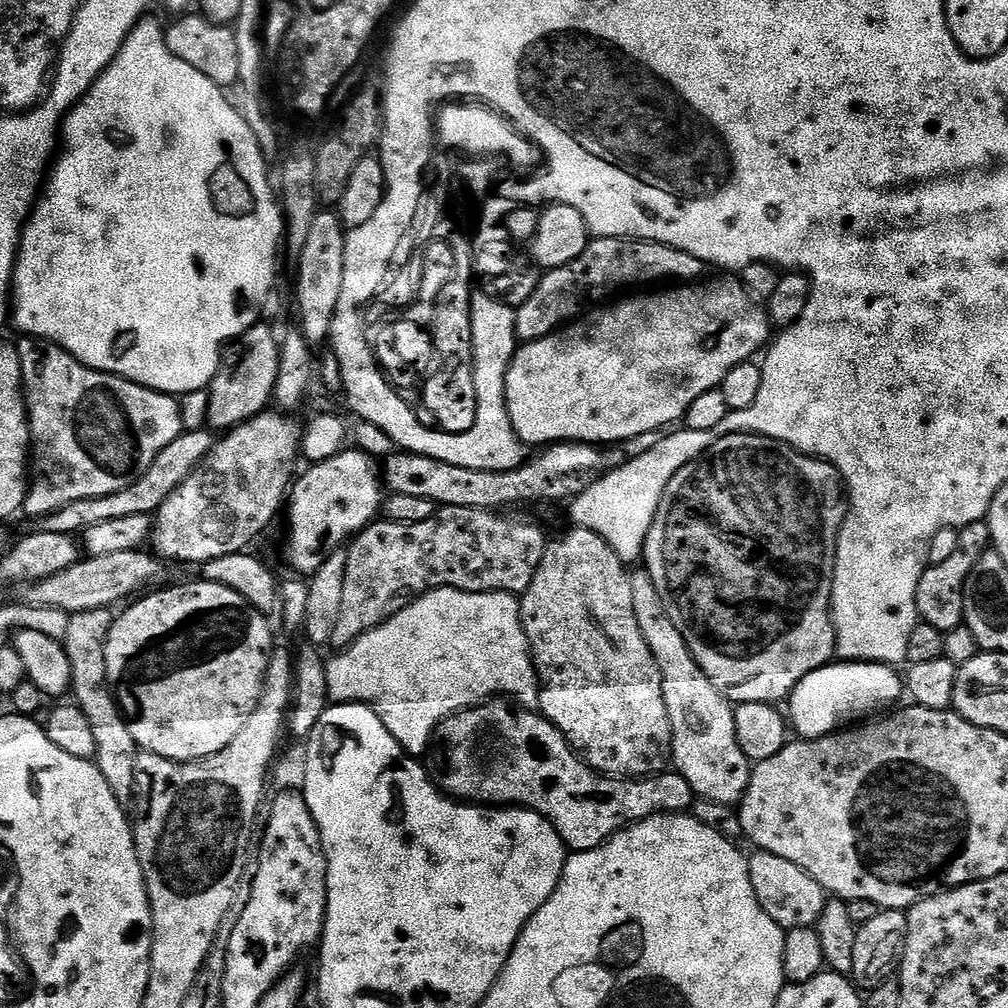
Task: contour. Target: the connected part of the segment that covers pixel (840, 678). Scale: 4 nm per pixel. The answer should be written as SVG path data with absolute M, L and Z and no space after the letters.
M833 662L814 670L798 682L786 701L786 716L790 728L801 740L817 740L831 736L845 726L852 726L871 712L892 704L906 692L906 684L895 667L867 662Z

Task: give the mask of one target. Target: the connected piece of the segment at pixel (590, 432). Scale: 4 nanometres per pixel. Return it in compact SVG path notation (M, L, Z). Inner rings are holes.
M739 279L716 280L713 284L700 283L704 282L692 282L687 286L672 286L669 292L652 292L649 296L632 296L629 300L618 301L617 304L608 302L603 306L593 307L587 314L581 315L575 322L560 328L559 331L552 332L540 340L521 343L517 347L506 374L506 406L510 414L510 422L514 426L518 438L528 446L533 446L532 444L551 446L561 442L620 446L632 440L636 435L665 429L668 424L683 421L687 417L694 398L702 398L702 394L717 391L721 382L726 378L726 374L730 374L730 370L734 370L734 366L749 363L755 357L752 355L760 347L763 349L769 343L774 332L774 325L769 320L767 311L750 299Z

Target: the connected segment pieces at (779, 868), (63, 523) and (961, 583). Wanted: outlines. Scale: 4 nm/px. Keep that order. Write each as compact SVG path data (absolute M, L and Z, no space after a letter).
M753 851L748 856L750 880L758 902L774 922L785 930L794 928L810 928L820 921L820 915L826 903L826 893L822 885L814 882L802 866L794 866L794 862L786 862L786 858L778 858L778 854Z
M208 430L199 432L184 432L158 458L154 458L154 466L138 482L134 482L126 490L118 494L106 494L102 498L86 498L82 502L72 502L62 510L50 516L43 517L43 531L50 534L66 534L75 537L82 534L90 526L98 526L102 522L110 522L110 518L130 518L130 514L156 514L160 507L174 494L174 490L182 481L196 471L208 457L214 447L213 433Z
M987 523L967 524L959 529L958 550L946 558L946 562L933 564L925 568L922 578L918 582L916 595L916 615L923 623L934 626L934 630L947 634L950 630L964 624L964 587L970 570L982 558L984 552L989 551L992 535Z

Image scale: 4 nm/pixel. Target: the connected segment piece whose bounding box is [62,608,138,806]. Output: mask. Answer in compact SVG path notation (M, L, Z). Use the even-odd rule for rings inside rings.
M107 608L73 612L70 615L69 625L62 643L70 658L71 695L73 697L76 695L74 703L82 710L82 714L86 714L86 719L90 722L94 733L94 746L96 747L94 763L102 770L102 778L106 778L110 790L114 790L114 798L118 798L120 804L128 806L133 803L136 795L134 766L138 749L134 742L134 734L130 734L128 721L124 719L120 705L117 704L108 683L106 642L112 629L113 619L113 613Z

